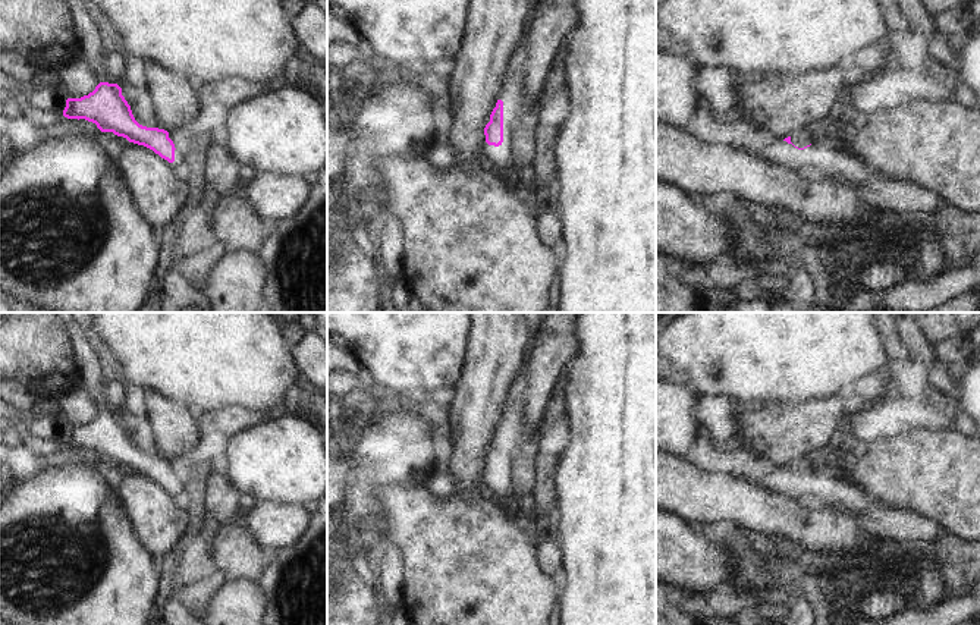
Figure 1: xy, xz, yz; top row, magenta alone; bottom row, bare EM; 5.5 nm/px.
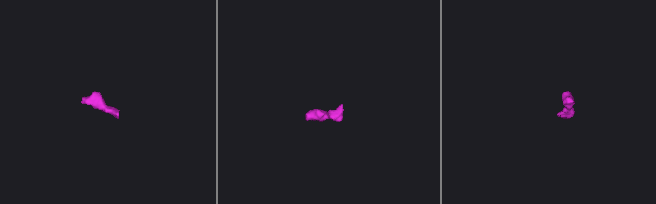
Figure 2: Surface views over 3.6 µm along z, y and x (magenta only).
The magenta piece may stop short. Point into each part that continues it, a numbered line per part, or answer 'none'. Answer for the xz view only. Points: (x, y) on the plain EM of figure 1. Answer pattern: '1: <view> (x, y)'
1: xz (498, 486)

